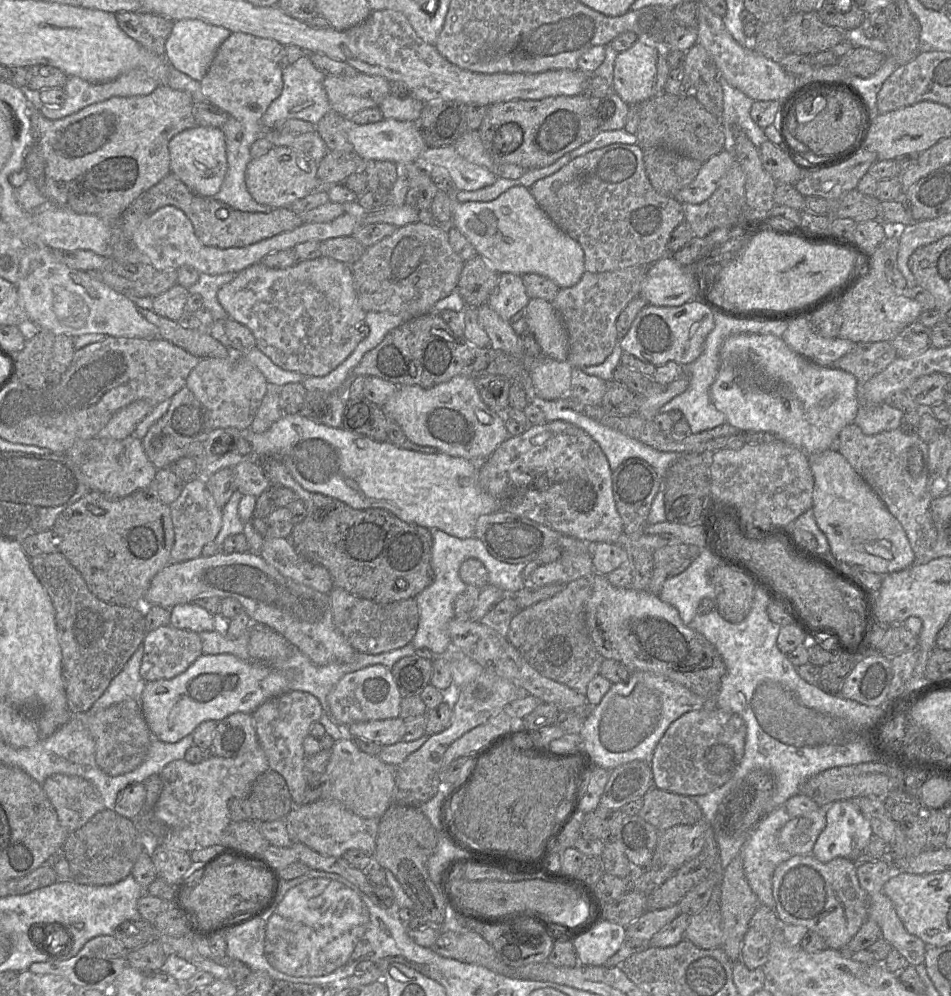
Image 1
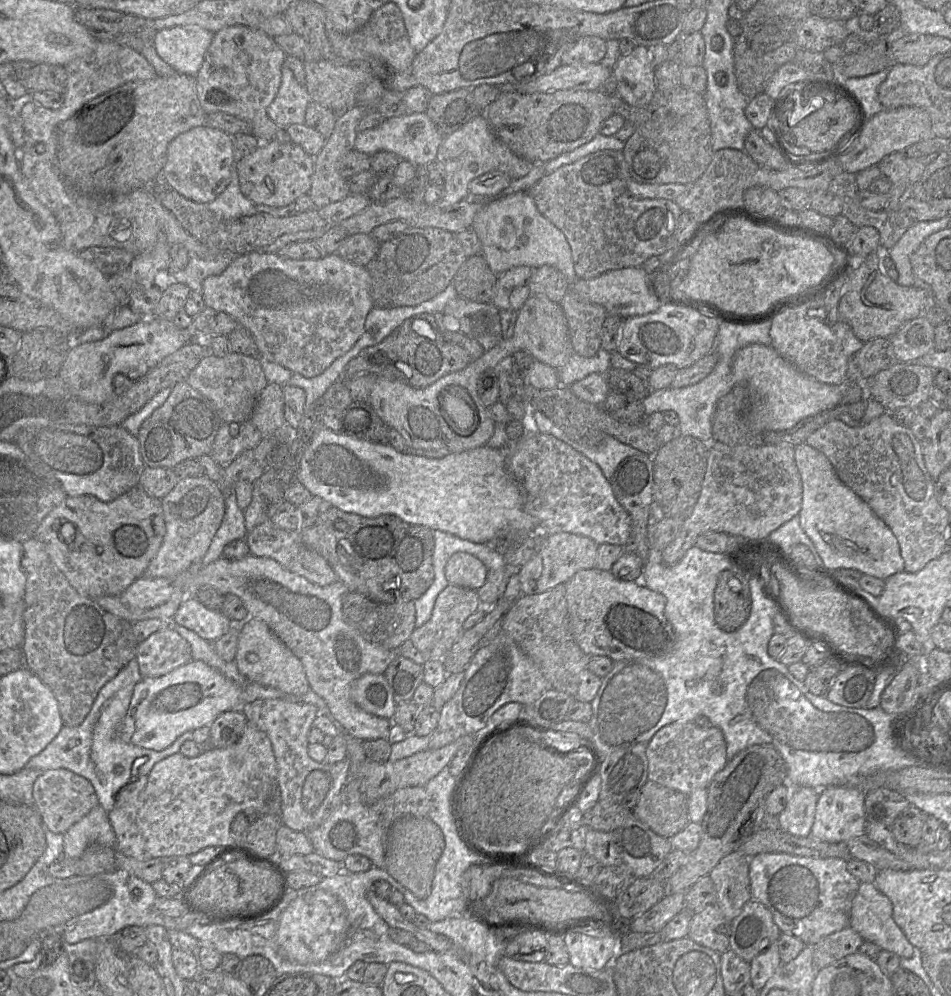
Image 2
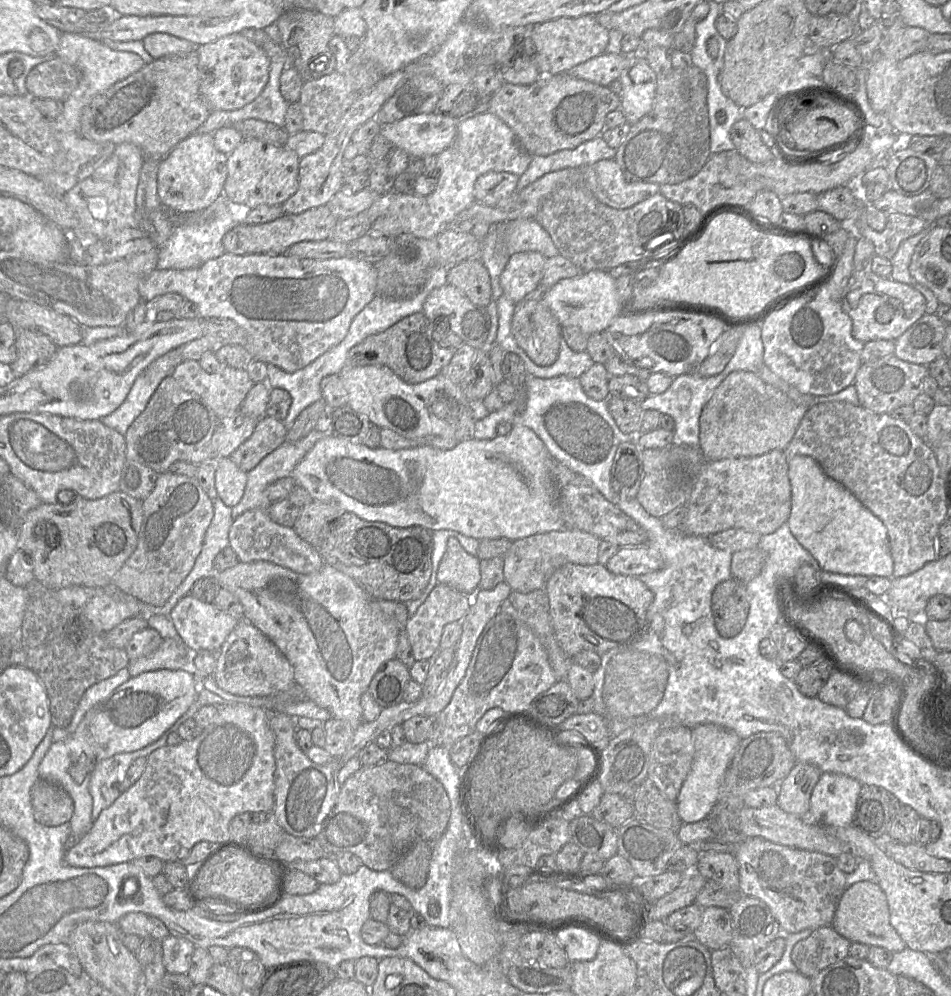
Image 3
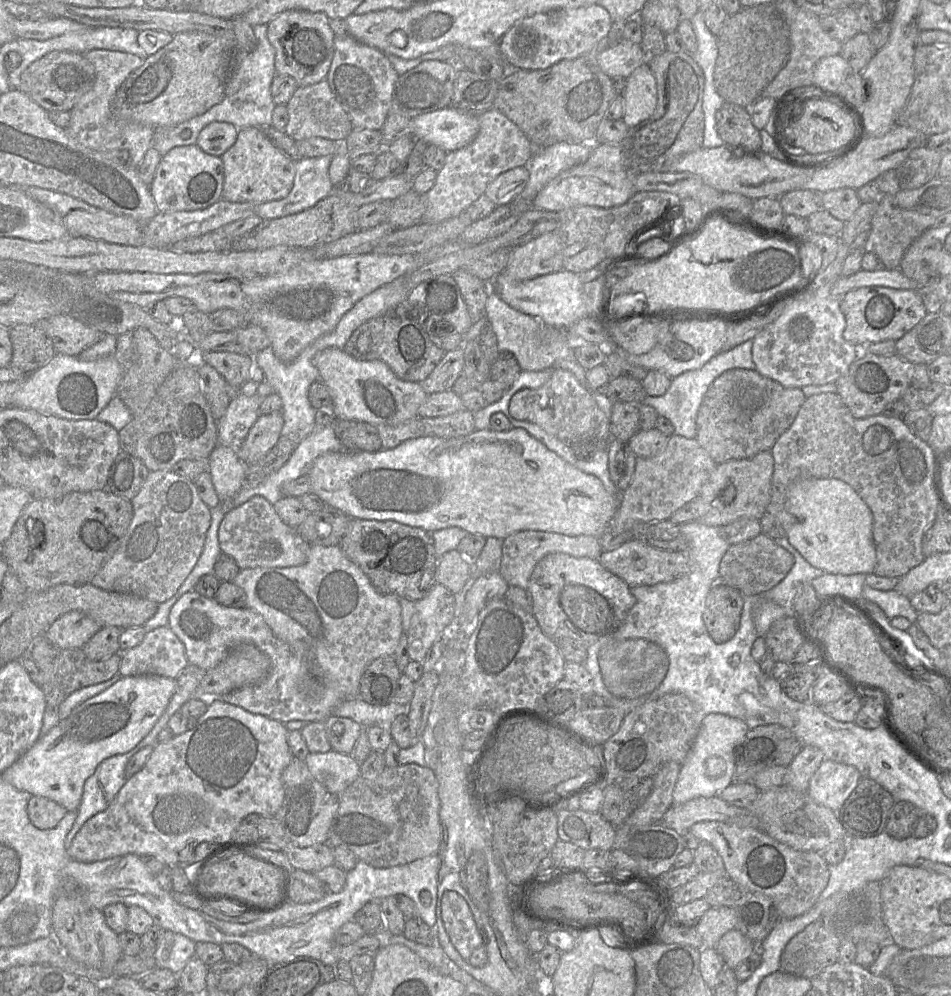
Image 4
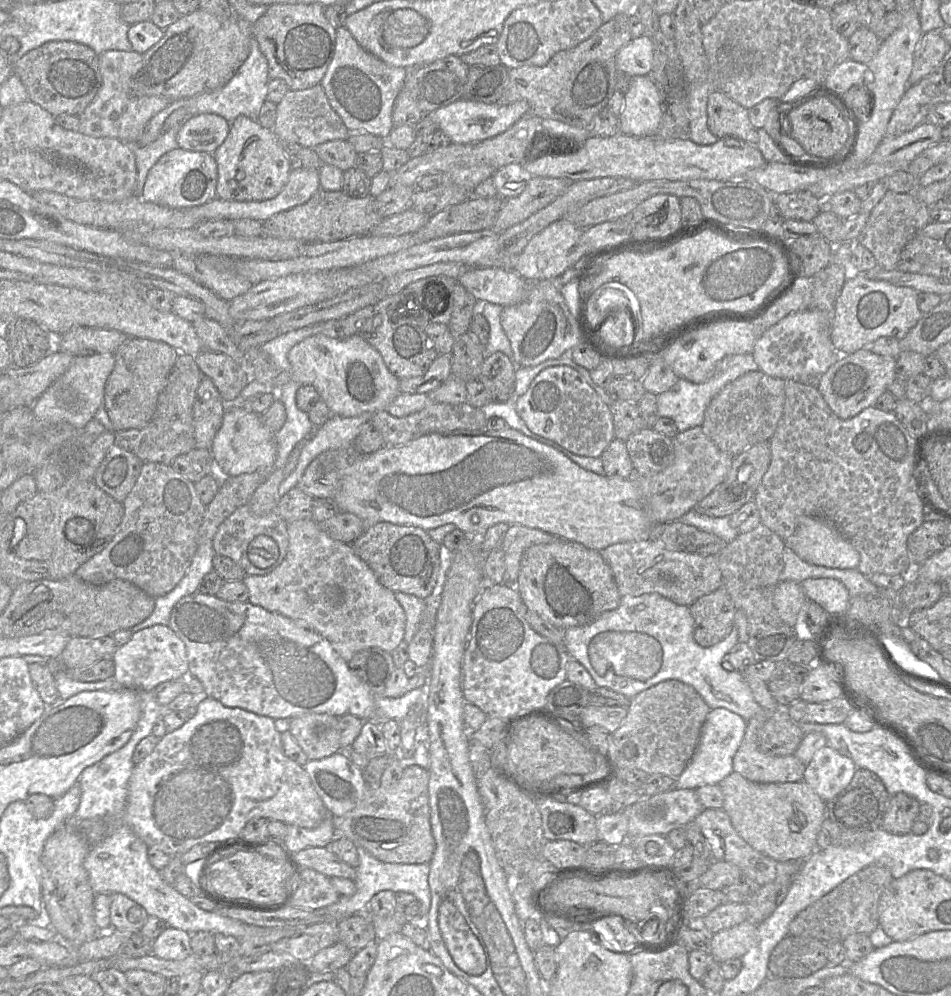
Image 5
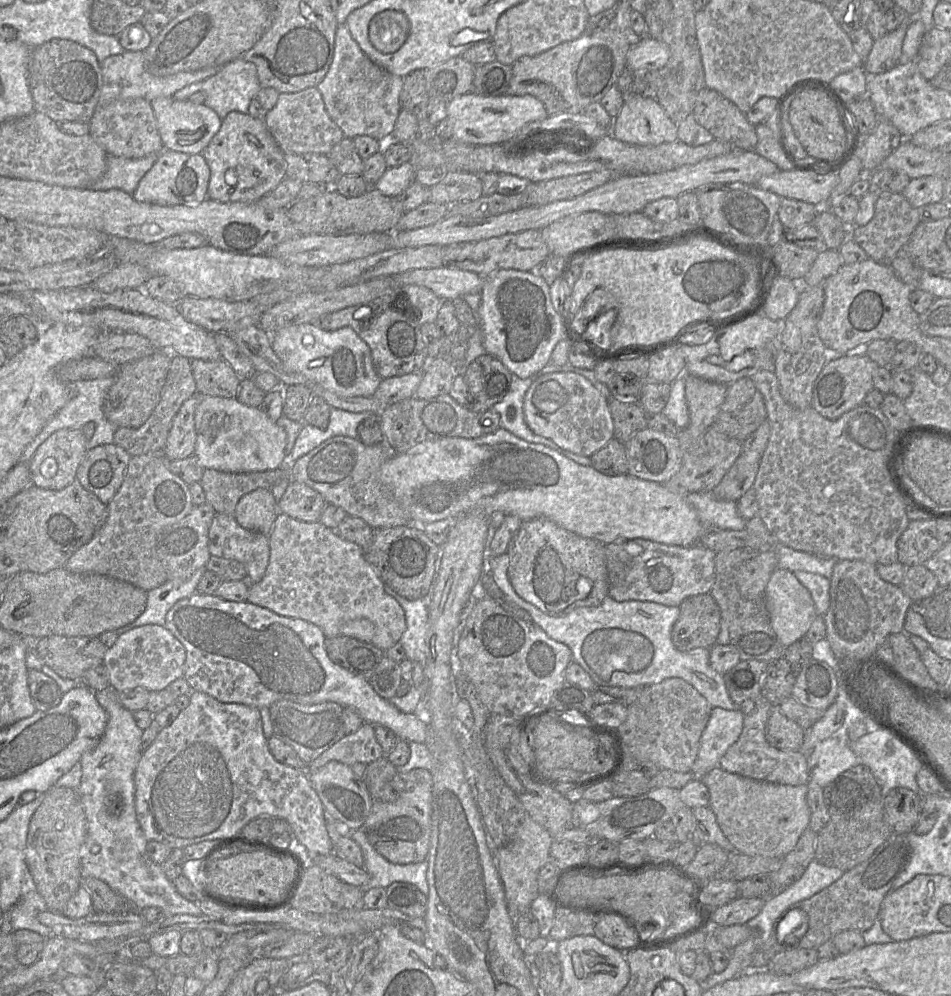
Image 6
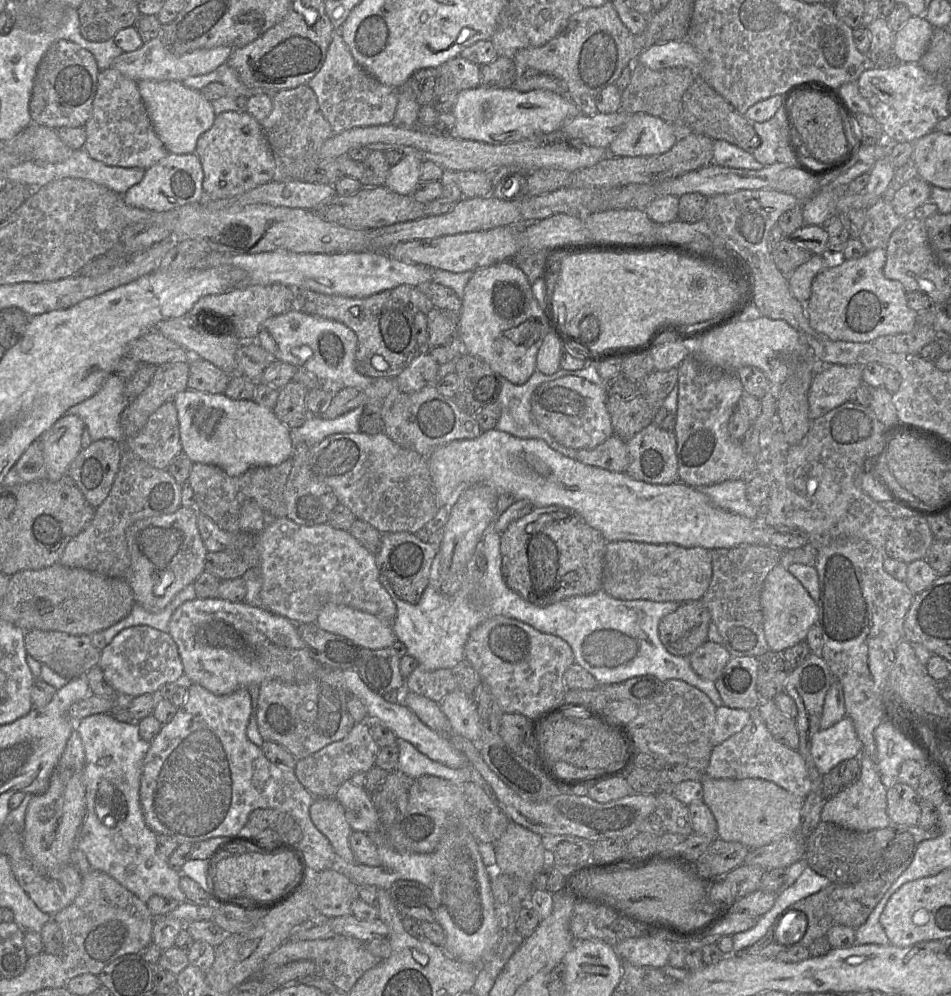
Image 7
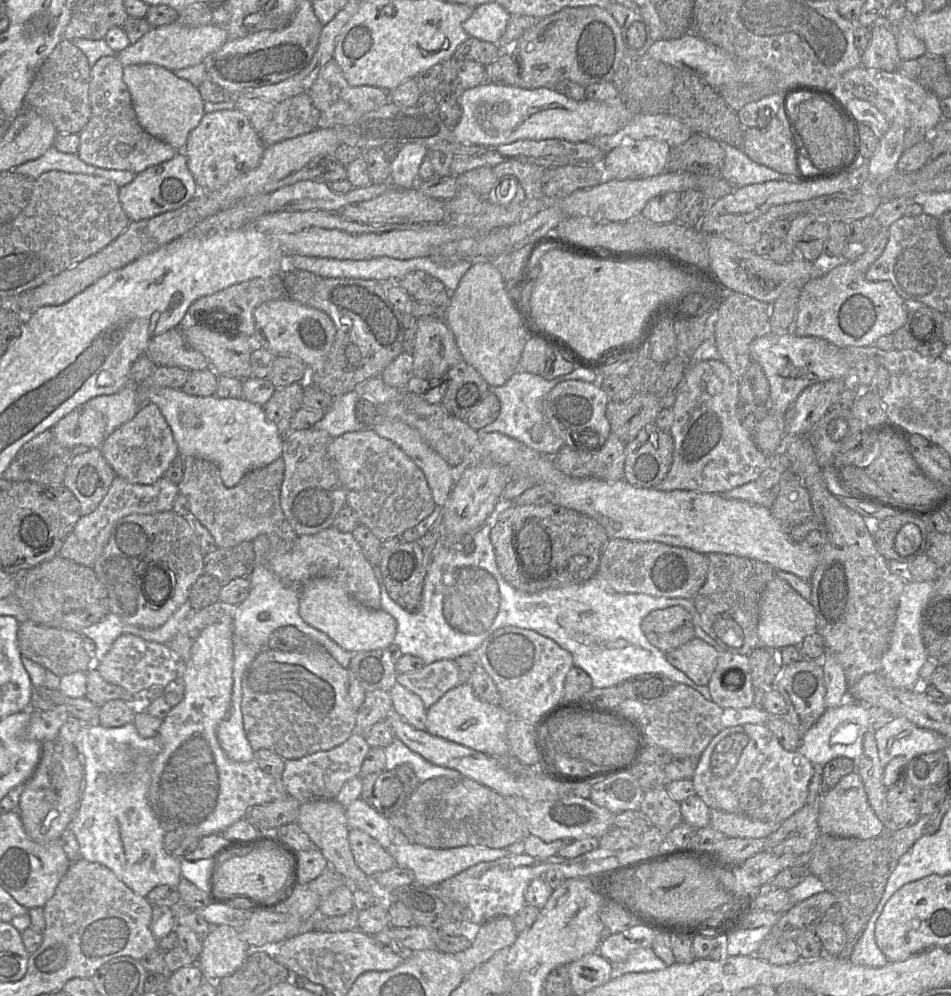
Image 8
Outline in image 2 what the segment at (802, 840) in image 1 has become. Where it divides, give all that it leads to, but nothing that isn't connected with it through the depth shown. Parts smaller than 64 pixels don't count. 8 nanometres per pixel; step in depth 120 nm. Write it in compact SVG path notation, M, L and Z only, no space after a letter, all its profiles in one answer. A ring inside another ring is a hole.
M789 787L787 805L778 815L780 830L797 837L810 836L818 798L819 789Z

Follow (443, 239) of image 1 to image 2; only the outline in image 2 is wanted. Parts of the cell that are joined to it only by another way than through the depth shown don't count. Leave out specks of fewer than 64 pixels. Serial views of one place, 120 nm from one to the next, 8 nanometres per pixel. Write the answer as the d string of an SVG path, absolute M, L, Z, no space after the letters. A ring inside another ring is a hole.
M407 227L398 236L381 243L376 256L365 267L371 278L373 307L416 306L434 298L452 283L453 277L467 258L455 234L433 227Z

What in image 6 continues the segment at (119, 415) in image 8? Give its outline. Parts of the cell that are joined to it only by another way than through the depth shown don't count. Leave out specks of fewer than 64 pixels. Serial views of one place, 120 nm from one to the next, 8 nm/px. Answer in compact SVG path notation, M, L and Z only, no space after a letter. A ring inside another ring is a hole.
M115 376L73 382L74 396L47 421L41 431L23 450L19 461L29 463L37 448L54 432L60 429L82 429L87 422L95 424L95 431L90 438L87 438L86 451L99 445L114 443L114 431L118 427L110 423L103 412L104 396L114 382Z

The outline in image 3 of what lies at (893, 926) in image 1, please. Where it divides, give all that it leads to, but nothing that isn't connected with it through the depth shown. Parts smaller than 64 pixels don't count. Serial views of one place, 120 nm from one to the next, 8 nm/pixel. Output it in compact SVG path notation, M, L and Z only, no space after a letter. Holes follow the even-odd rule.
M876 880L856 882L846 888L838 903L831 927L850 942L883 947L892 953L907 947L890 924L886 895Z

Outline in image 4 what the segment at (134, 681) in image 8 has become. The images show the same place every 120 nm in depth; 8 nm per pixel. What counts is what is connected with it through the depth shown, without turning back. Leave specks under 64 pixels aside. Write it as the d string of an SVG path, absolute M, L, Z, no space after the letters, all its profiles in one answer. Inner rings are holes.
M168 626L147 631L137 646L120 653L118 674L123 677L157 675L175 679L189 664L183 643Z

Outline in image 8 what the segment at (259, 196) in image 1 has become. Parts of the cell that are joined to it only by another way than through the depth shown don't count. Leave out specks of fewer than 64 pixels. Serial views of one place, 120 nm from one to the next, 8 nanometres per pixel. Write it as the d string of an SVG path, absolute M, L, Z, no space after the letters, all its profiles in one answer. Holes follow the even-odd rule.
M235 108L205 113L199 124L190 131L183 153L199 190L210 192L256 168L261 162L264 149L265 144L248 117Z

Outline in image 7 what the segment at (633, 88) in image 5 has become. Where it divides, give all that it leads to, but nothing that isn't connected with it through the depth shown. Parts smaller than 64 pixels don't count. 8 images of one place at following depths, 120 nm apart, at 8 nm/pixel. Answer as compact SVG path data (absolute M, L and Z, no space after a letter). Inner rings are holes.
M633 114L608 152L613 157L653 156L667 152L677 141L675 125L648 114Z

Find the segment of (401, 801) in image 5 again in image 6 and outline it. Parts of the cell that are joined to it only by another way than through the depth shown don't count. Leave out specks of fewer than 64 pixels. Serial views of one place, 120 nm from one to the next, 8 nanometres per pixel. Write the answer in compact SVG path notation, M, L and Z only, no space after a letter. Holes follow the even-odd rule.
M417 768L404 776L404 781L405 788L394 802L372 800L370 813L363 824L369 843L380 855L394 864L425 861L430 849L432 774L426 769Z

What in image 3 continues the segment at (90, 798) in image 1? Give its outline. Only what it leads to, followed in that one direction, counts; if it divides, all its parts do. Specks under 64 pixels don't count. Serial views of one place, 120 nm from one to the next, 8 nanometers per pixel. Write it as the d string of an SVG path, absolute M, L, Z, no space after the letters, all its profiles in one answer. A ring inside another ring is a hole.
M39 778L31 789L34 819L47 827L69 822L74 812L71 796L59 785Z

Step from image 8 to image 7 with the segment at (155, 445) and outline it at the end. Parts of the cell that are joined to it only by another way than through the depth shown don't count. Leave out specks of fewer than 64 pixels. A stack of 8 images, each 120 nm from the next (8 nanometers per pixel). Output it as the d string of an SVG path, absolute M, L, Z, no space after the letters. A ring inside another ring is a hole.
M166 402L161 405L149 416L142 430L136 436L124 439L122 445L150 466L160 470L166 469L182 451L177 410L173 402Z

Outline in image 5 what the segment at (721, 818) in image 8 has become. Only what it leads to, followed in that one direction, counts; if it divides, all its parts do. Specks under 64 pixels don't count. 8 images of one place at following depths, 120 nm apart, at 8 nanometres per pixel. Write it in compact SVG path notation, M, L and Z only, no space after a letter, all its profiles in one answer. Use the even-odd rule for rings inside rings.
M733 771L717 784L724 797L722 809L736 832L756 851L779 862L804 861L817 849L817 835L827 818L826 802L804 781L787 783L755 783Z

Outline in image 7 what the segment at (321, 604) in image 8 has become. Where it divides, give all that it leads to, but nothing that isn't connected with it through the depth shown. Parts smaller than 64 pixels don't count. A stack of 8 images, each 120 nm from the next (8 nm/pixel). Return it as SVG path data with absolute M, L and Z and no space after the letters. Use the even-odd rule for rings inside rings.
M326 605L315 624L322 630L346 637L369 650L390 648L396 641L391 624L345 605Z

